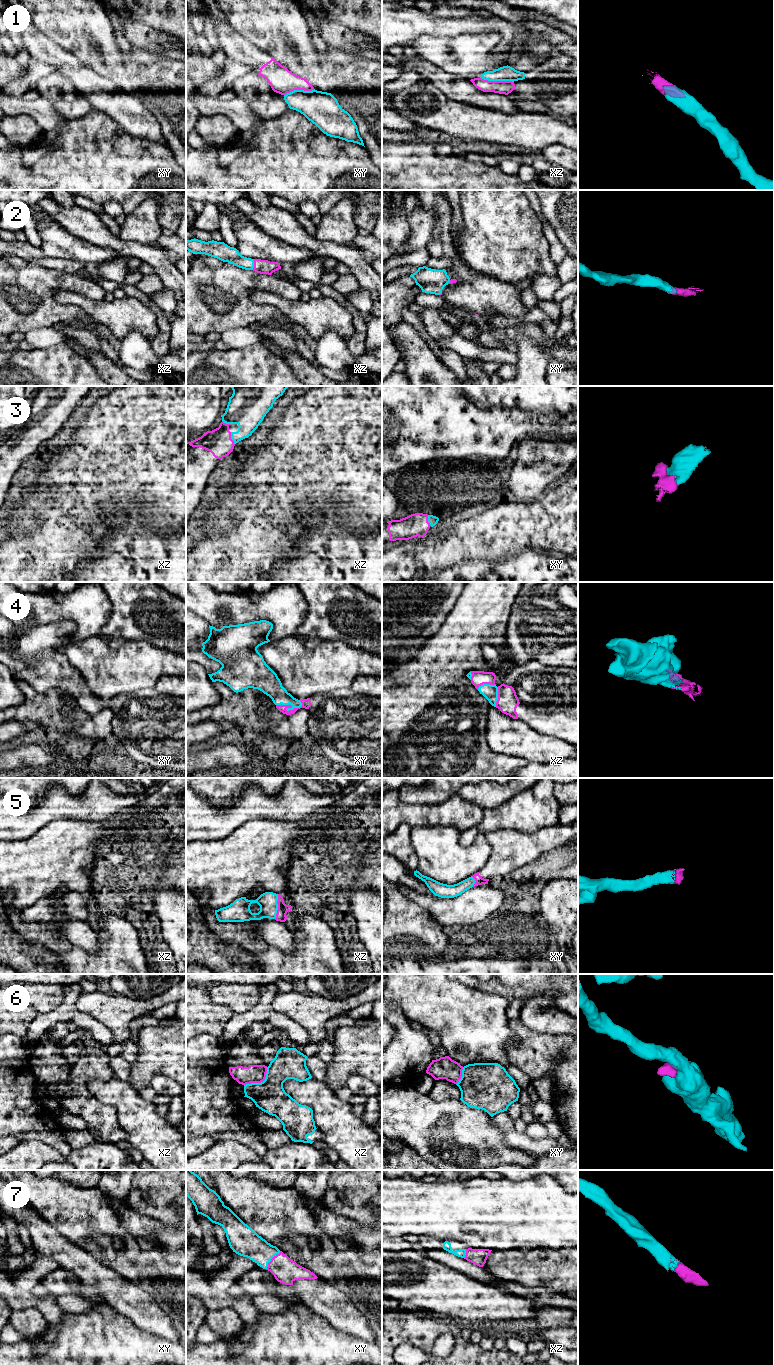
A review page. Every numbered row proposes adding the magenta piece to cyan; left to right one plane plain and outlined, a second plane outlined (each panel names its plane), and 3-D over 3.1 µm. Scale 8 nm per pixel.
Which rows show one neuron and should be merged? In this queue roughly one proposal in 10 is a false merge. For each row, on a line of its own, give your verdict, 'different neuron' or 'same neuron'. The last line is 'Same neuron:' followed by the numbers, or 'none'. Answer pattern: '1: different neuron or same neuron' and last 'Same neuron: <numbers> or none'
1: same neuron
2: same neuron
3: same neuron
4: same neuron
5: same neuron
6: different neuron
7: same neuron
Same neuron: 1, 2, 3, 4, 5, 7

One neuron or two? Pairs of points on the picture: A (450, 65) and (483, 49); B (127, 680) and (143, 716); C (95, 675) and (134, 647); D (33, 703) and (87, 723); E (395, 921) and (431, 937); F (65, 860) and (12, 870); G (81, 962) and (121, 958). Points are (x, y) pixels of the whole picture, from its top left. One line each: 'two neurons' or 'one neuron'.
A: one neuron
B: two neurons
C: one neuron
D: one neuron
E: one neuron
F: one neuron
G: one neuron

